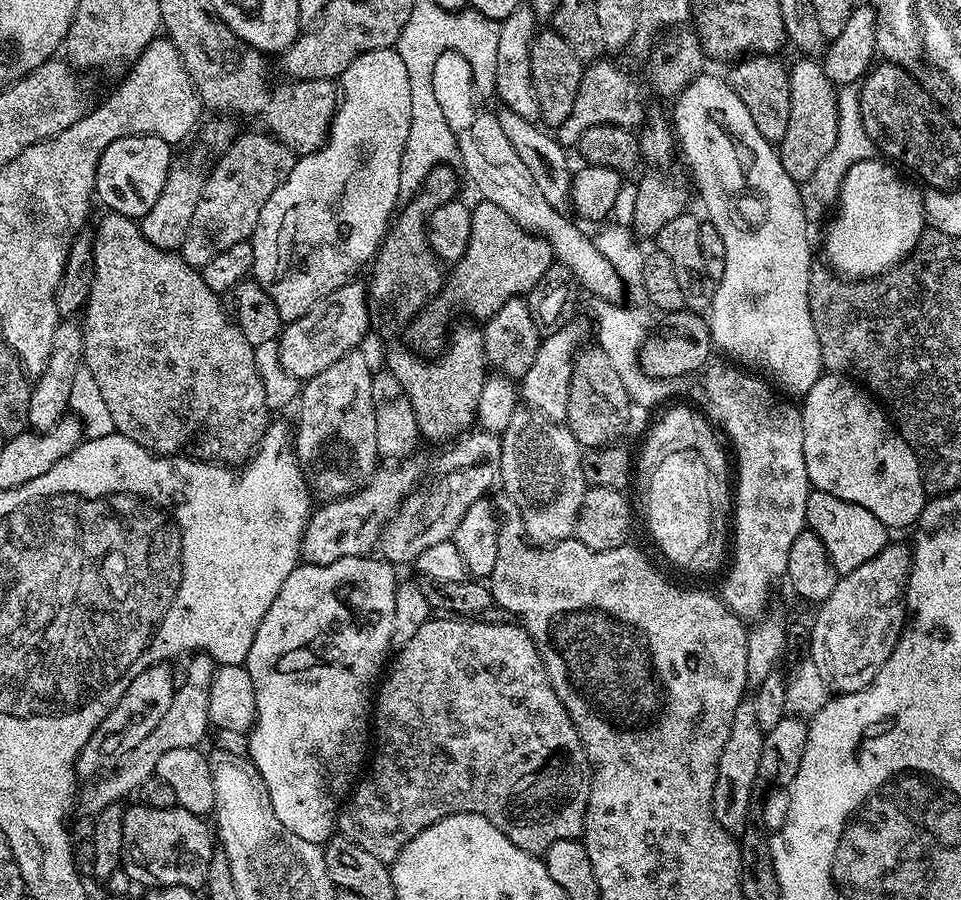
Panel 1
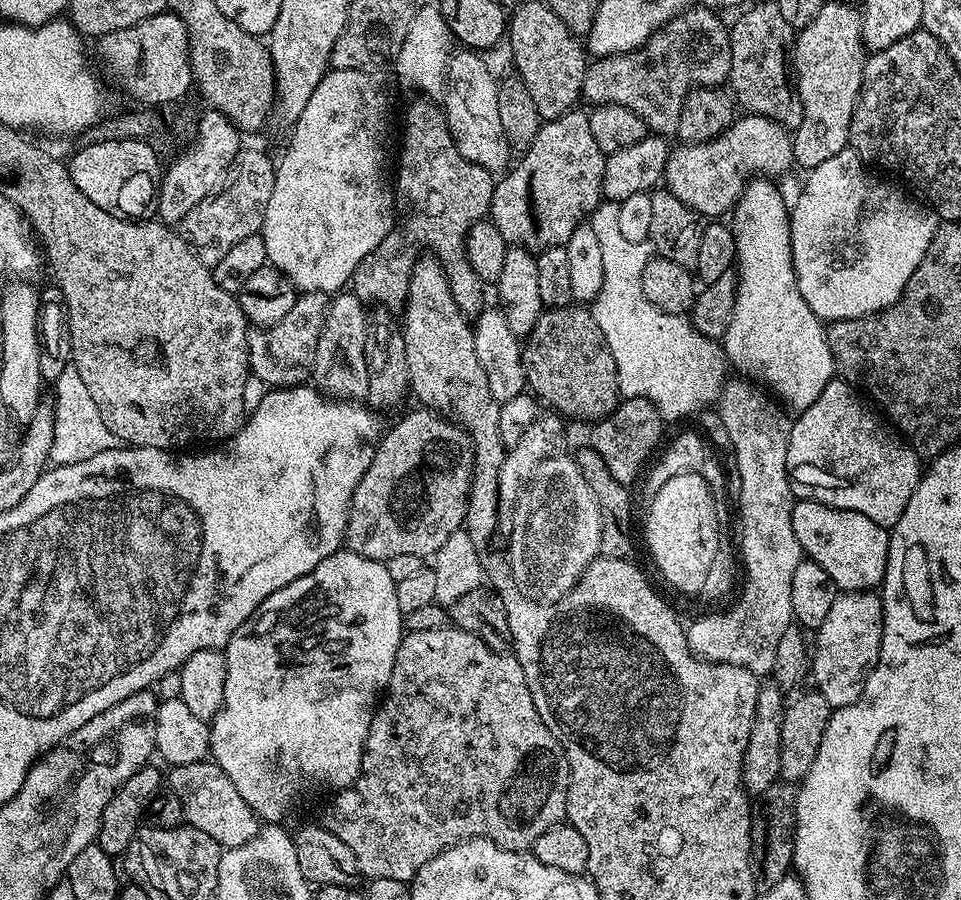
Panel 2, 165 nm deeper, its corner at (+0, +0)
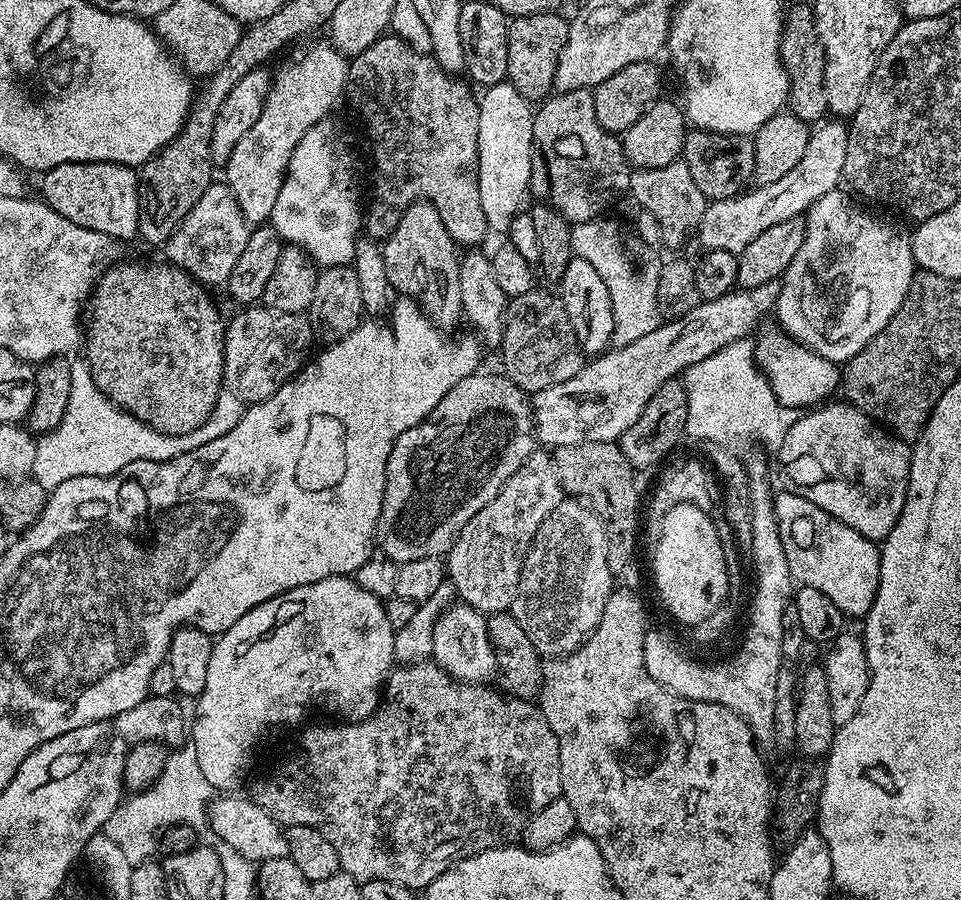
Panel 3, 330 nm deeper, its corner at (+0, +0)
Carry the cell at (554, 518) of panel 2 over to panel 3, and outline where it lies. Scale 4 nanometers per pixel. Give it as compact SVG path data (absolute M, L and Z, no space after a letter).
M564 498L561 499L554 510L550 510L550 514L546 514L542 526L538 526L538 534L534 534L532 549L526 554L526 558L524 559L522 574L518 578L518 586L516 587L516 597L514 598L510 611L514 619L518 622L518 626L526 634L526 638L530 638L534 650L539 652L541 657L566 658L570 653L577 652L584 644L584 641L588 639L588 636L598 626L598 622L602 618L602 610L614 590L612 580L614 580L614 573L608 565L608 539L604 533L604 523L600 521L599 514L585 503L583 499Z

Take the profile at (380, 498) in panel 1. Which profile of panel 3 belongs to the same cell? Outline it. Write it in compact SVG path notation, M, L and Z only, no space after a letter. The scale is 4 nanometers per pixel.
M484 371L462 378L462 382L434 406L432 415L418 426L407 428L390 450L375 543L379 551L389 560L395 560L397 565L414 562L414 558L443 557L452 549L462 526L497 496L518 466L532 456L537 439L529 393L522 391L507 375L491 376Z

